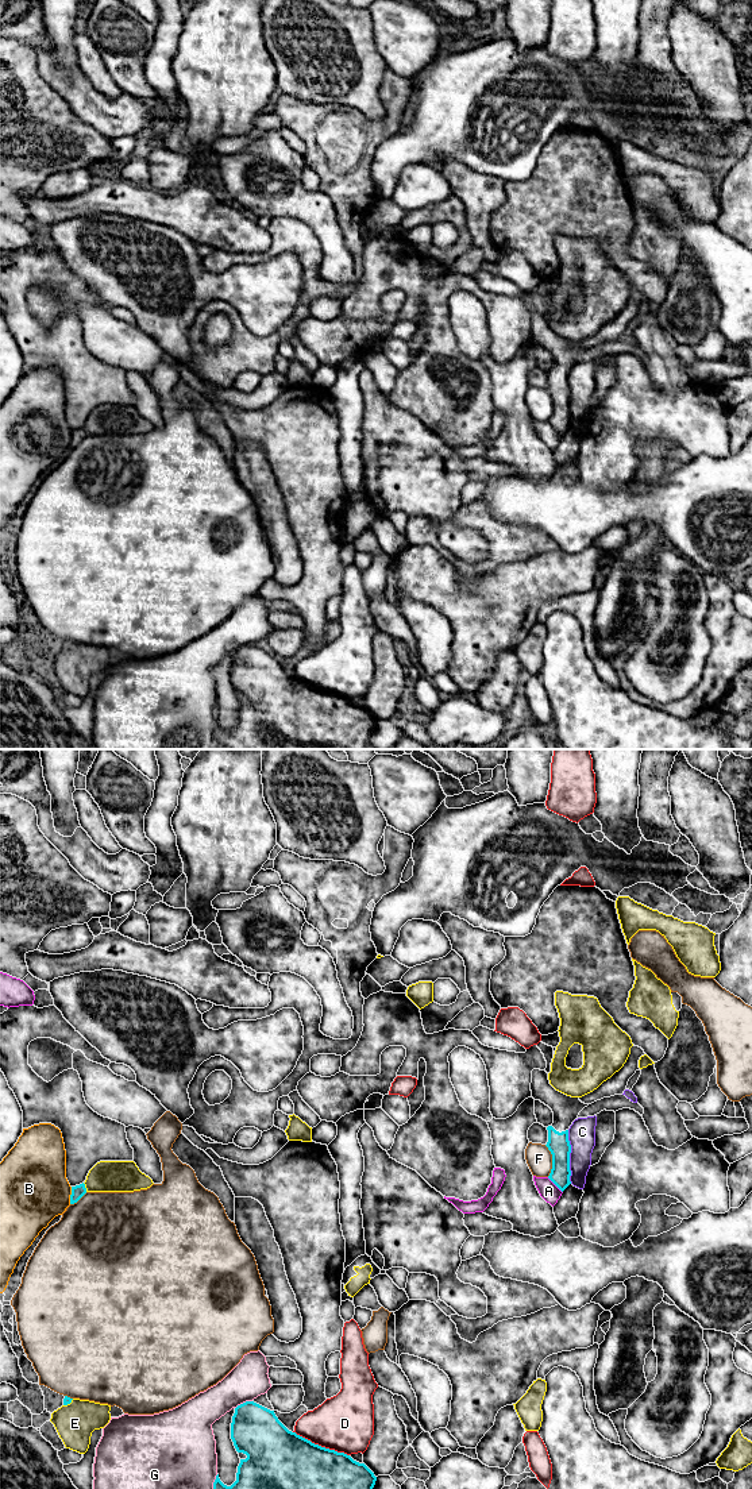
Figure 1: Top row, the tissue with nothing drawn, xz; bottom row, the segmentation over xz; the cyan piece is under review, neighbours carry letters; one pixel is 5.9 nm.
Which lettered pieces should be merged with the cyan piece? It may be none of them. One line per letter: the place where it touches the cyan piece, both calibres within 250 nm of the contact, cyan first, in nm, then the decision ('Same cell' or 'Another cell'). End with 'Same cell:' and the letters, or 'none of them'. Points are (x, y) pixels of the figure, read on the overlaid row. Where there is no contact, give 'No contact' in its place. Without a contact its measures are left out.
A: Touches cyan at xz (555, 1184). Thickness 130 nm (cyan) against 110 nm. Another cell
B: Touches cyan at xz (70, 1195). Thickness 80 nm (cyan) against 400 nm. Another cell
C: Touches cyan at xz (569, 1157). Thickness 130 nm (cyan) against 160 nm. Another cell
D: Touches cyan at xz (320, 1446). Thickness 360 nm (cyan) against 340 nm. Another cell
E: Touches cyan at xz (84, 1187). Thickness 80 nm (cyan) against 190 nm. Another cell
F: Touches cyan at xz (552, 1161). Thickness 130 nm (cyan) against 160 nm. Another cell
G: Touches cyan at xz (243, 1403). Thickness 300 nm (cyan) against 220 nm. Another cell
Same cell: none of them

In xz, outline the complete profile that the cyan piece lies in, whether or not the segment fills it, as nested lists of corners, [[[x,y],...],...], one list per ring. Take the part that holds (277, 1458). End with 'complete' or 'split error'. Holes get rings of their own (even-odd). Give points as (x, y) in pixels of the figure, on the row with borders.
[[[254,1401],[235,1408],[231,1439],[236,1451],[247,1458],[240,1459],[236,1481],[231,1486],[224,1485],[217,1474],[213,1489],[373,1489],[377,1481],[365,1463],[289,1431],[274,1411]]] | complete

